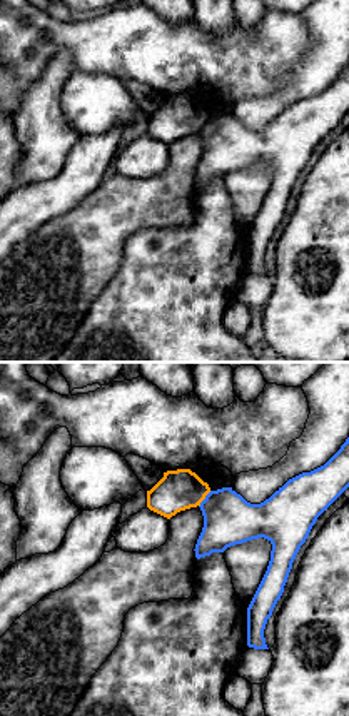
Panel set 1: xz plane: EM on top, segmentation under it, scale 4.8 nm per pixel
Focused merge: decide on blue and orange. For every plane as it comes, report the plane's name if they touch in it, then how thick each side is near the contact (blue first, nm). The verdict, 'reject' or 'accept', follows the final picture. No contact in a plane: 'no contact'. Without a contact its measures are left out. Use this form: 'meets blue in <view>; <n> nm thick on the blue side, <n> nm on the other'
meets blue in xz; 240 nm thick on the blue side, 200 nm on the other

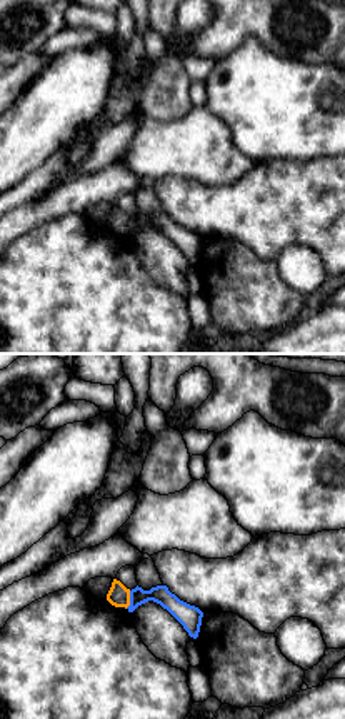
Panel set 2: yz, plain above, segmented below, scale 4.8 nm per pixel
meets blue in yz; 90 nm thick on the blue side, 110 nm on the other

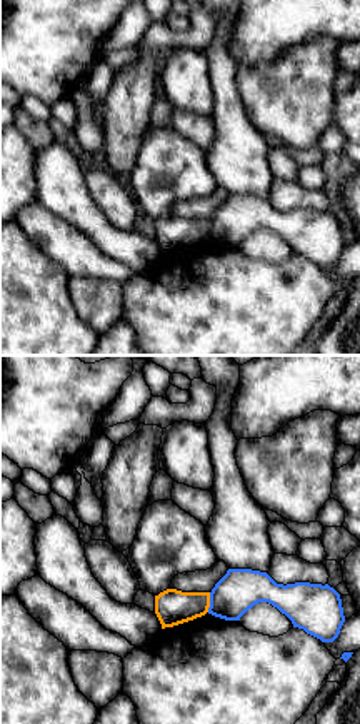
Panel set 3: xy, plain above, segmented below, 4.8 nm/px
meets blue in xy; 200 nm thick on the blue side, 170 nm on the other

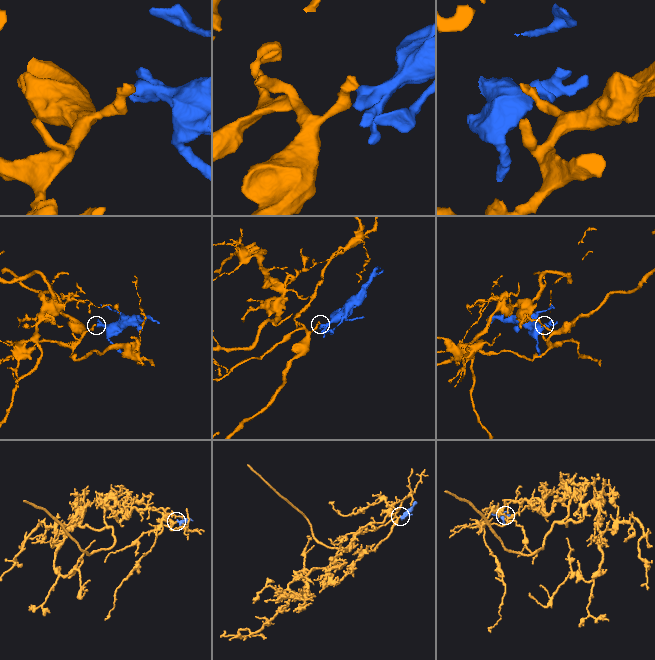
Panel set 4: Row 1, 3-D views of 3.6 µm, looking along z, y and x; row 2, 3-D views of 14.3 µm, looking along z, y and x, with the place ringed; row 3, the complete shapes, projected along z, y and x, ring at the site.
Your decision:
reject

